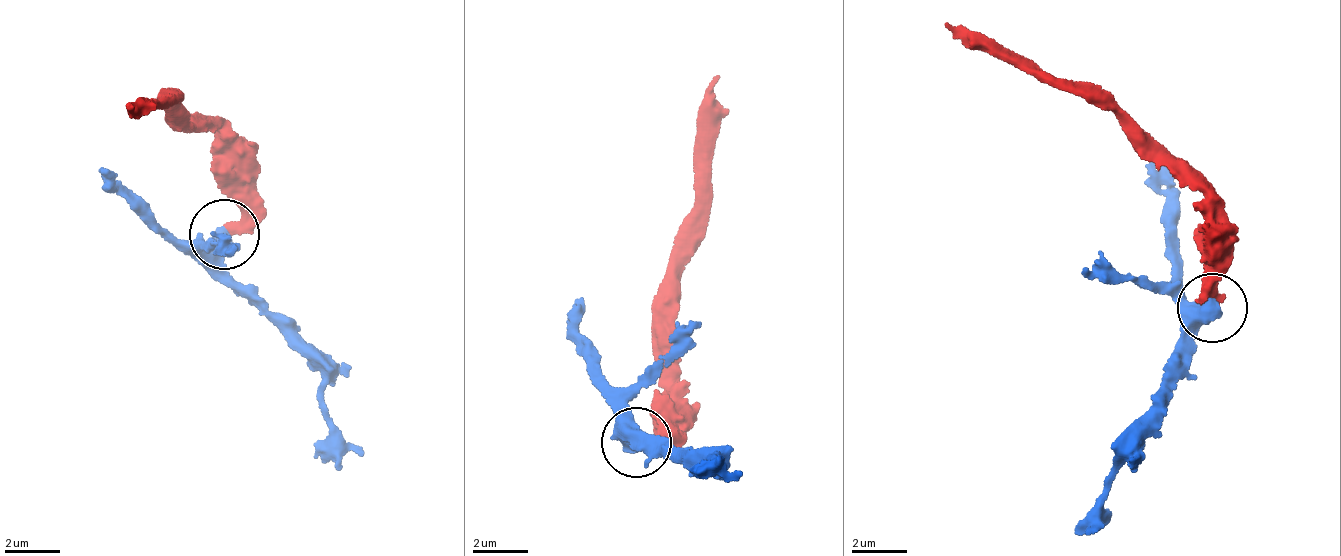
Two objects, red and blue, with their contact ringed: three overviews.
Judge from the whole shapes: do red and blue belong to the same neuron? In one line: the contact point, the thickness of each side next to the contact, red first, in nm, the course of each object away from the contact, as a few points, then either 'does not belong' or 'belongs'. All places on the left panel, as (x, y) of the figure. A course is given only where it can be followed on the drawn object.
at (224, 234); 280 nm thick on the red side, 600 nm on the other; red runs (222, 230), (241, 220), (235, 138), (195, 129), (171, 101), (134, 116), (134, 106); blue runs (222, 236), (233, 276), (305, 349), (323, 389), (325, 440), (339, 470); belongs

